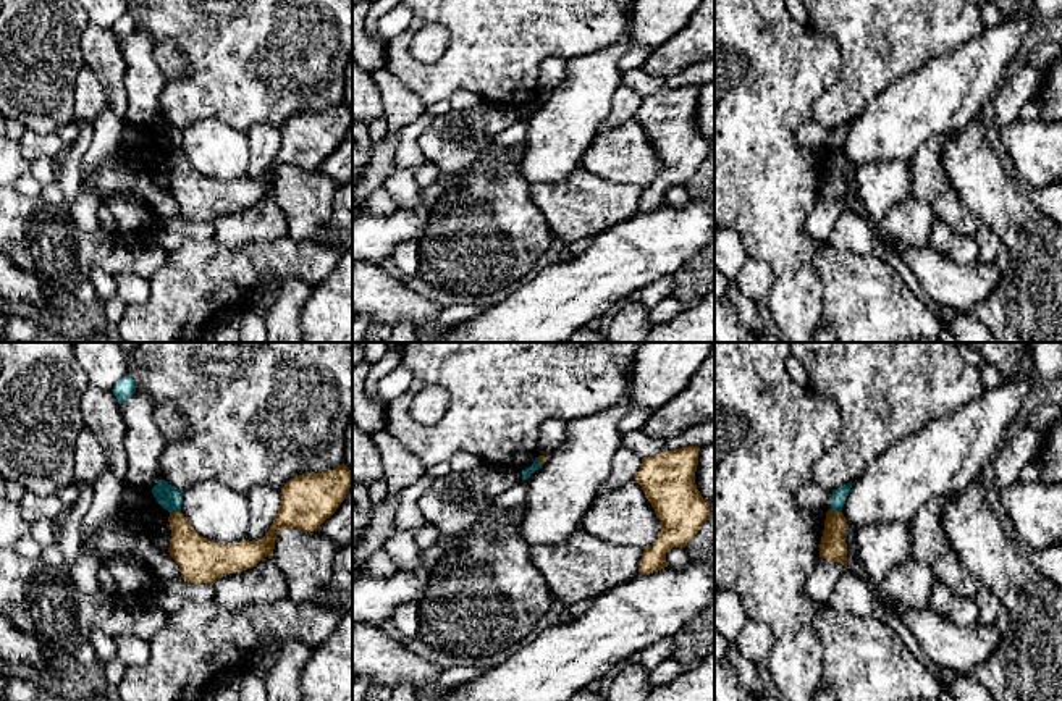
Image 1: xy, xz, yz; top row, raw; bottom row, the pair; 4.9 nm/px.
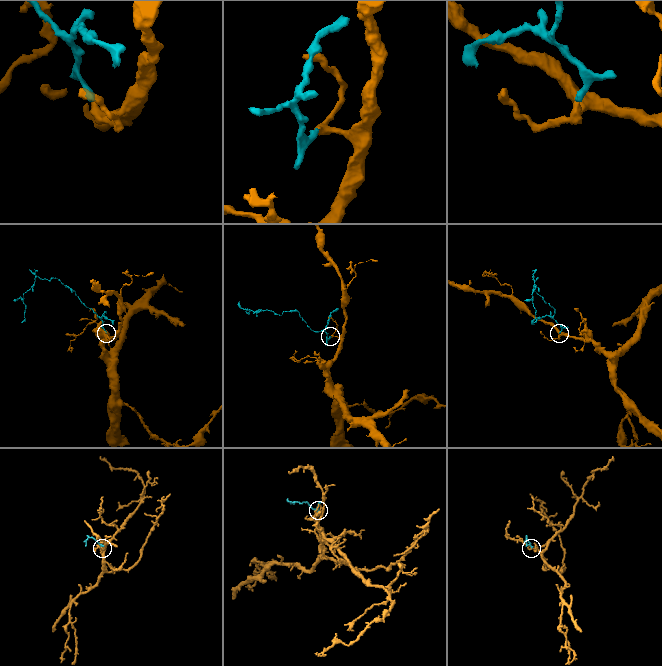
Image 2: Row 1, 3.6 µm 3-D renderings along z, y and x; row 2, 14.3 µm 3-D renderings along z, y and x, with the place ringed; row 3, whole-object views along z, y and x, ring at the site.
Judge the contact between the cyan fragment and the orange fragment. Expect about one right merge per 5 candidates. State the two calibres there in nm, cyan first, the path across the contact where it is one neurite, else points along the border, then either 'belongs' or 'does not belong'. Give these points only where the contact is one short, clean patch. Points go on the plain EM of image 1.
calibres 120 and 200 nm; border xy (180, 149), (170, 152); does not belong

